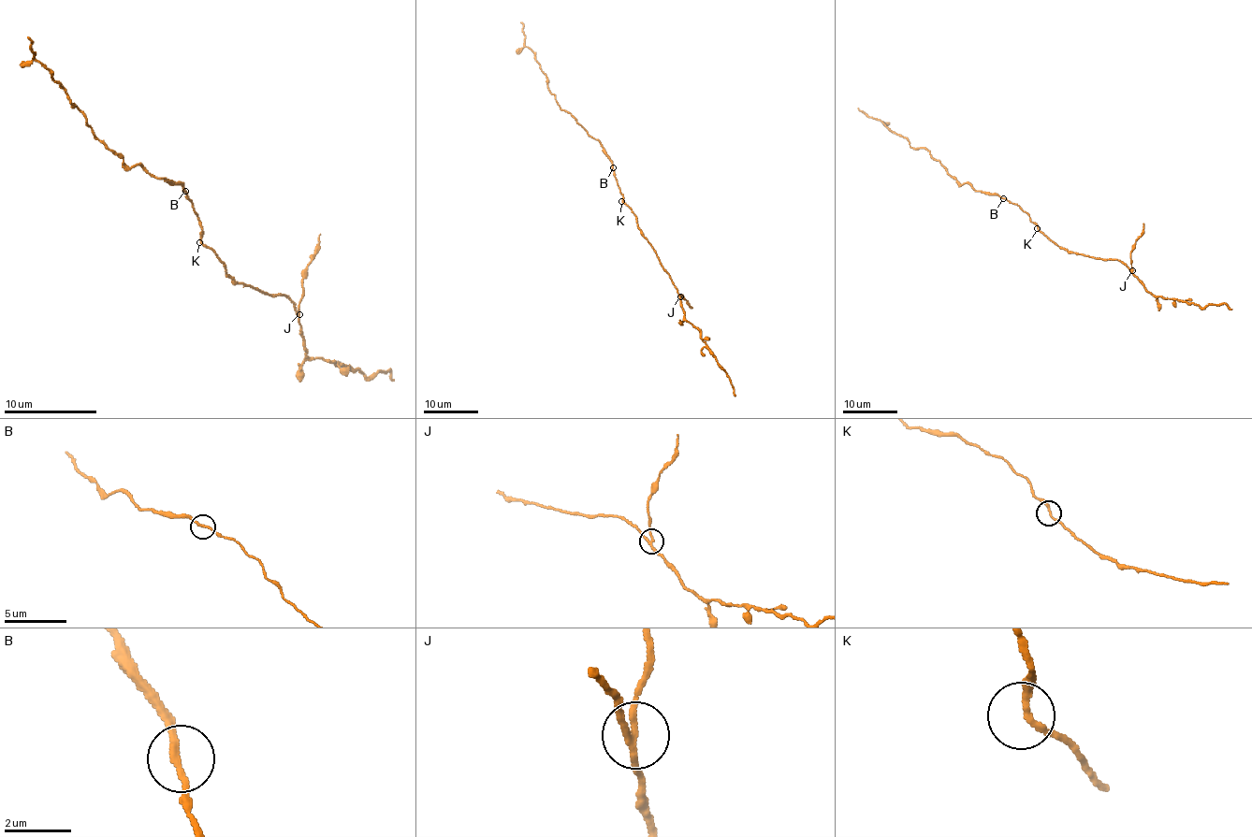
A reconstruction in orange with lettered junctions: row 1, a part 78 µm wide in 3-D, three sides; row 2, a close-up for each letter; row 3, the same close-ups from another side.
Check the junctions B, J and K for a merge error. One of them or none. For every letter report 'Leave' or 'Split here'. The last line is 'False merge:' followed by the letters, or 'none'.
B: Leave
J: Split here
K: Leave
False merge: J

